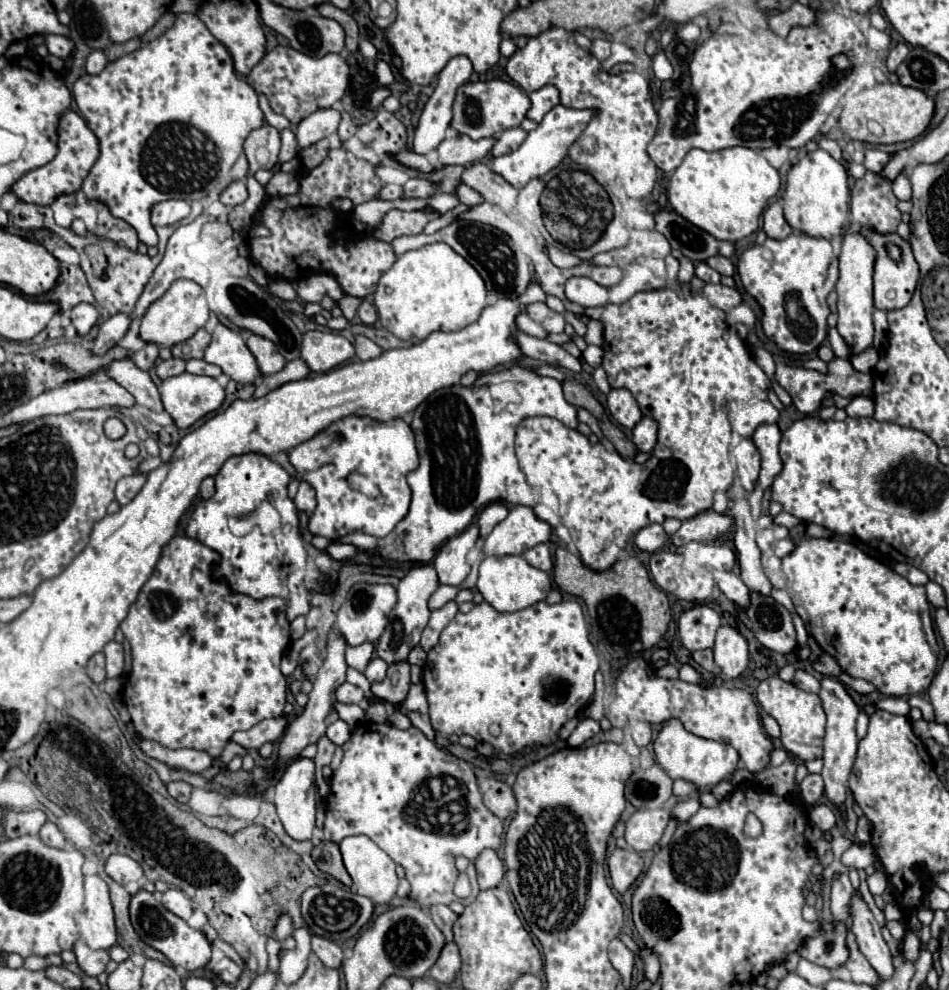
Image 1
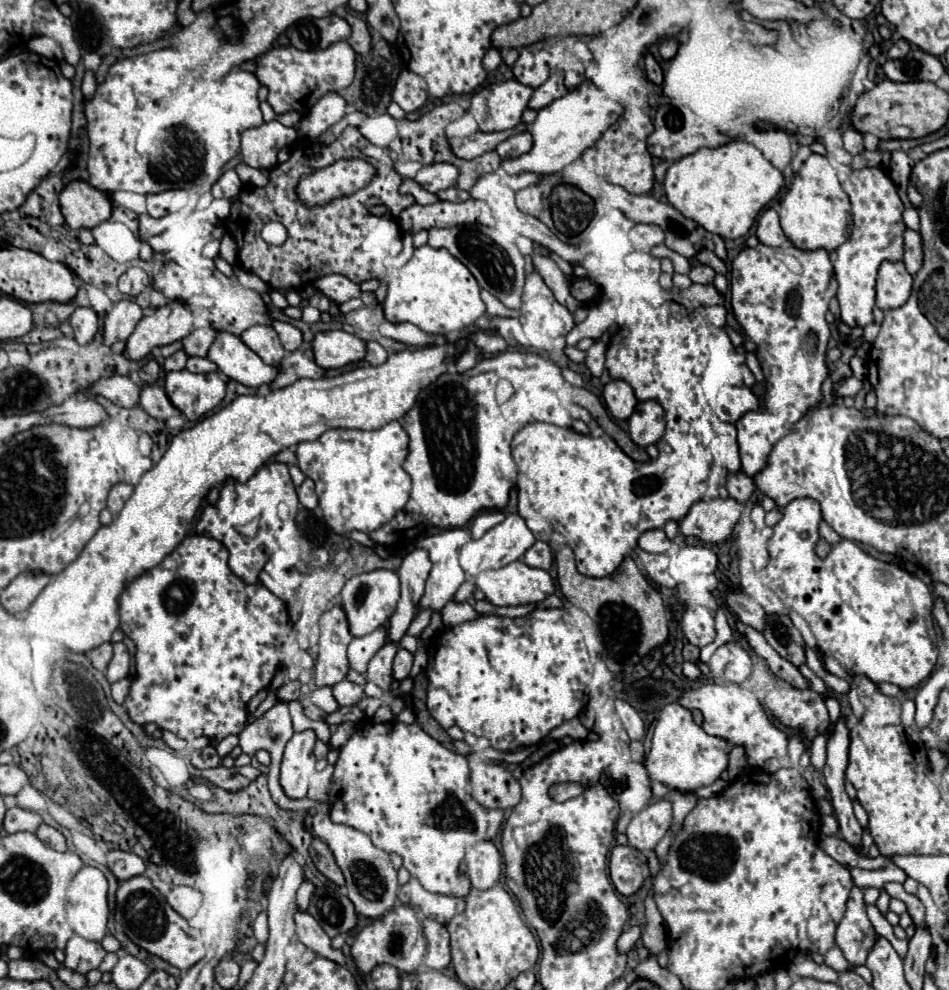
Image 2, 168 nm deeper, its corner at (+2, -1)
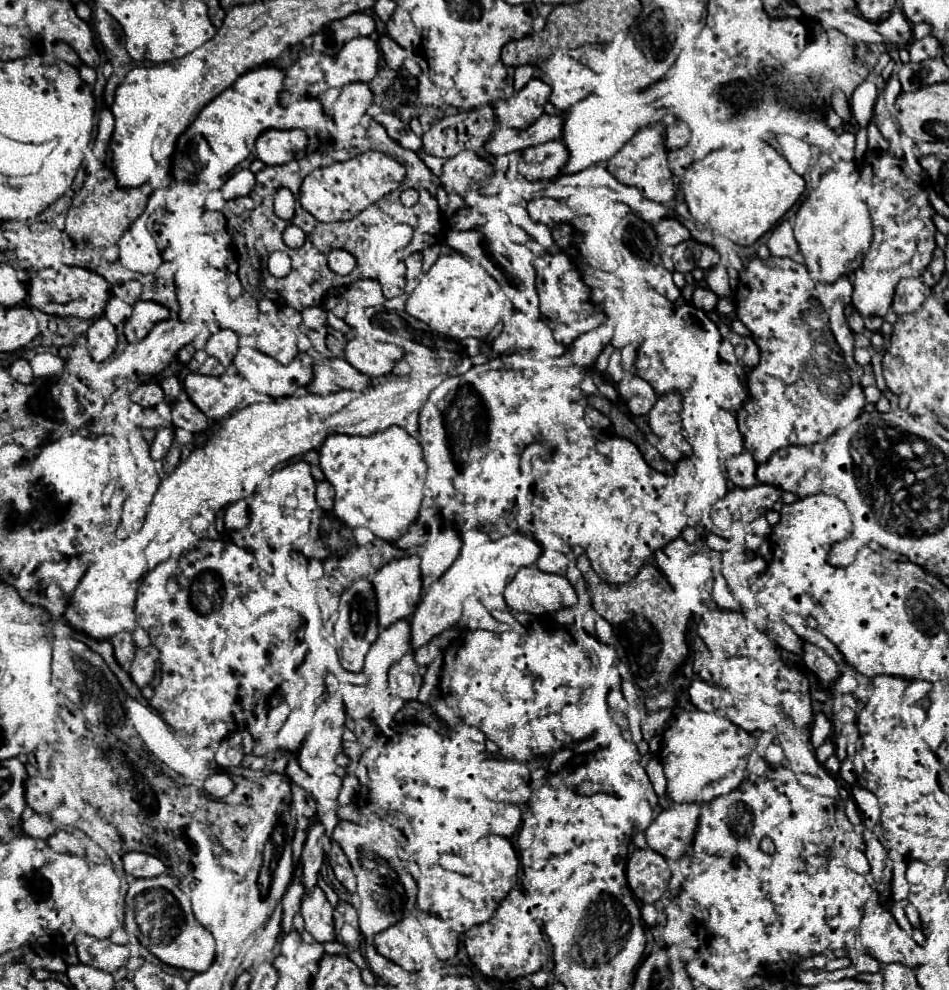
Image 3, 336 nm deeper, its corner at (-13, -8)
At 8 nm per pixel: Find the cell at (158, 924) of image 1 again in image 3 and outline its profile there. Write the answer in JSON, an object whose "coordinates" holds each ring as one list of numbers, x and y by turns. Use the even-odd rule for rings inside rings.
{"coordinates":[[167,875,133,881,127,891,125,925,127,931,133,933,145,949,153,951,153,955,177,969,201,973,207,971,207,967,211,967,211,963,215,961,215,937,209,929,199,925,199,921,191,915,187,907,181,907,179,887]]}

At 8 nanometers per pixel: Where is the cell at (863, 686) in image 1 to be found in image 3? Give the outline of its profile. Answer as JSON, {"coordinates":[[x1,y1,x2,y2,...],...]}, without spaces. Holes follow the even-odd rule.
{"coordinates":[[909,681,907,683,907,689,905,689,903,703,907,703,907,705,917,703,919,699,923,699,929,693,929,689,931,689,931,685,925,683,925,681]]}

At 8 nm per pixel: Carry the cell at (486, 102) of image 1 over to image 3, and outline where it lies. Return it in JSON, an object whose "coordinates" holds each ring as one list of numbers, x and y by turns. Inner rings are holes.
{"coordinates":[[531,79,515,95,505,99,503,111,495,115,495,123,511,129,527,129,539,115,543,115,543,105,547,103,551,87,543,81]]}

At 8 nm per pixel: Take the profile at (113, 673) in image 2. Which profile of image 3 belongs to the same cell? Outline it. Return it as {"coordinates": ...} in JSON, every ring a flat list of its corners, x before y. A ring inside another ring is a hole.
{"coordinates":[[135,649,135,659,129,667,129,679,131,683,141,689,149,683,151,679,151,673,153,673,153,657,145,651,145,649]]}

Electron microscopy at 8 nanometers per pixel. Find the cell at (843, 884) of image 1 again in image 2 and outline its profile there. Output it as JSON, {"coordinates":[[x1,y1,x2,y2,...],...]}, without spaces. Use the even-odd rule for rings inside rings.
{"coordinates":[[854,886,846,904,846,914,836,930,836,946,844,952,850,966,858,966,866,962,872,944,876,944,876,936,878,934,866,916,862,890]]}

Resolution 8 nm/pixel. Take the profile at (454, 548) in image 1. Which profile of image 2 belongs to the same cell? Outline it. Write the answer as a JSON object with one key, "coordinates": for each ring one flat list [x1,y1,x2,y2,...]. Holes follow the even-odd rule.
{"coordinates":[[452,528,452,530,446,530,442,534,434,534,417,539,417,547,426,548,430,552,430,558,432,558,430,578,426,580,426,590,424,590,422,600,418,602,420,610,434,610,434,612,438,612,438,610,444,608,446,602,450,602,454,598,456,590,464,582,464,572,462,572,462,568,458,564,458,550,468,540,470,540,470,532,466,528]]}

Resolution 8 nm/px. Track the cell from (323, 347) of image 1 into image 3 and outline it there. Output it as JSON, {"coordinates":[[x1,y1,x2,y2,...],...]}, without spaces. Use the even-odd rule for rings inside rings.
{"coordinates":[[353,337,343,347,343,359,363,375,385,375,393,361,401,357,401,347,383,341,371,341,365,337]]}

